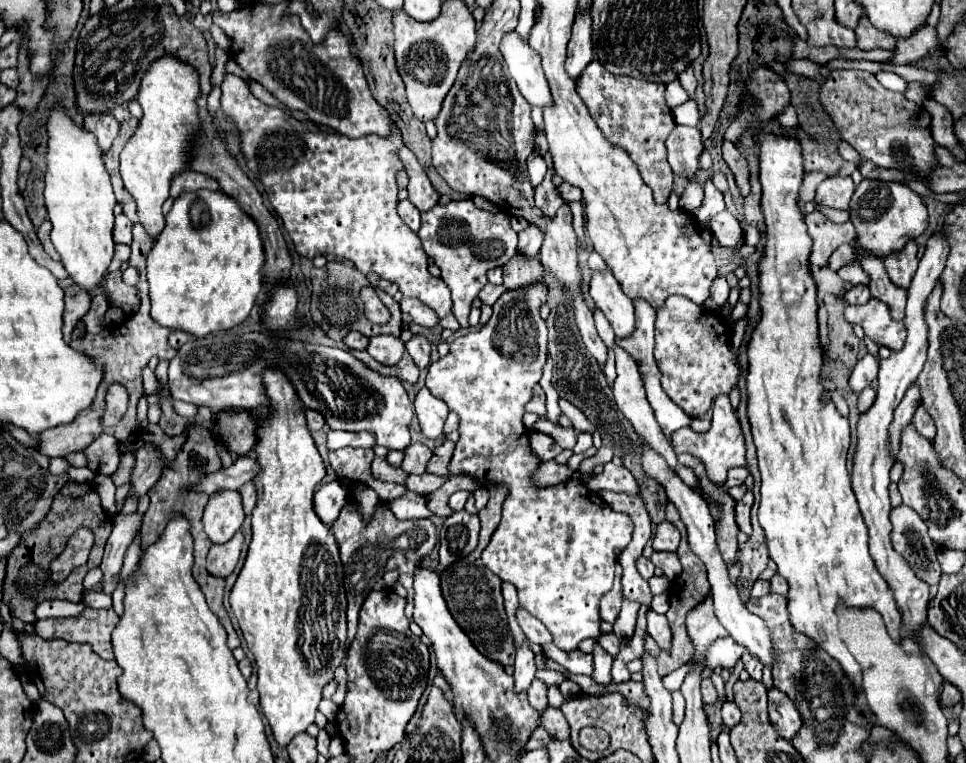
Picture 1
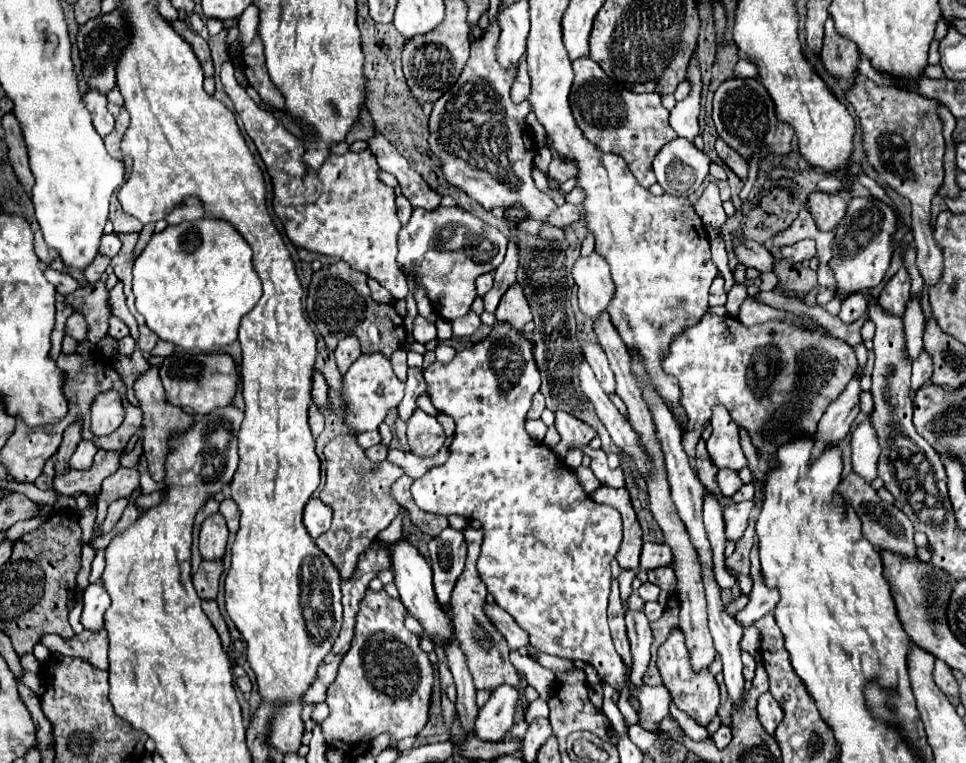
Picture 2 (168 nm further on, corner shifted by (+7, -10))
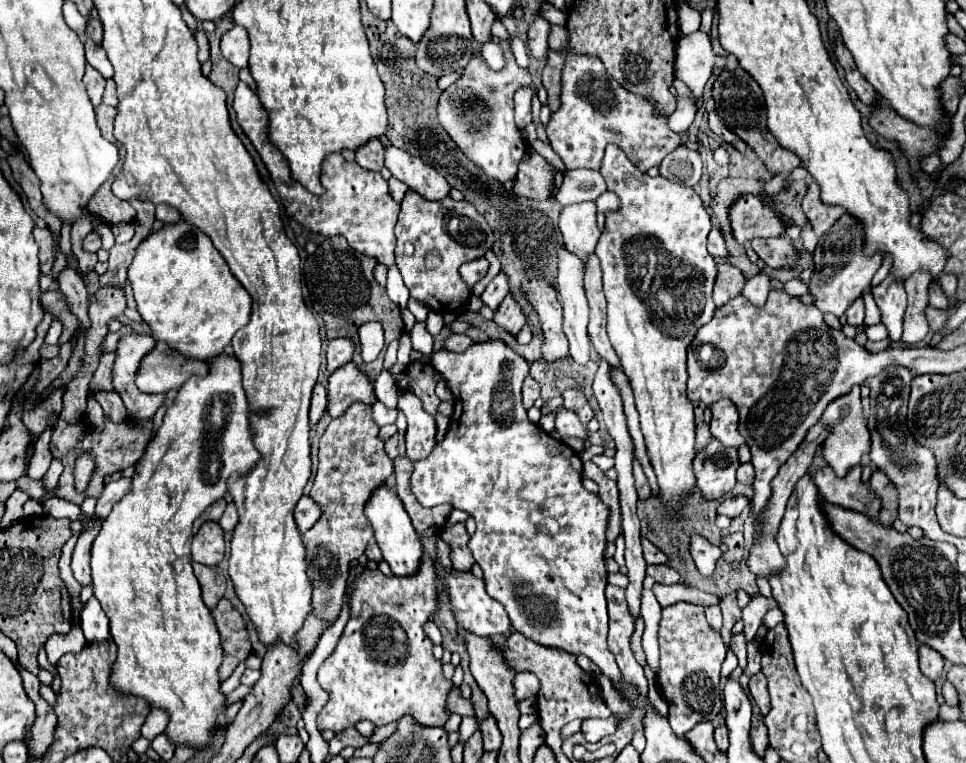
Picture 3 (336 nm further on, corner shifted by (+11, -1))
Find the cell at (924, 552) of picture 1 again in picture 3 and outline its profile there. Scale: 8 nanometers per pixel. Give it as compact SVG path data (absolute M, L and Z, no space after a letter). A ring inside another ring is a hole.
M857 465L851 467L845 477L839 477L831 467L823 467L813 475L813 483L825 501L859 511L879 523L883 501L869 489L867 483L861 481L861 471L863 465Z

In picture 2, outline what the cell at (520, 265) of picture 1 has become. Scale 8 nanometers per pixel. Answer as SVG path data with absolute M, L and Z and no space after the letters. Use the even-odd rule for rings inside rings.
M513 284L505 292L495 316L499 322L507 322L515 330L523 330L523 326L533 320L531 308L529 308L525 294L523 294L523 288L519 284Z

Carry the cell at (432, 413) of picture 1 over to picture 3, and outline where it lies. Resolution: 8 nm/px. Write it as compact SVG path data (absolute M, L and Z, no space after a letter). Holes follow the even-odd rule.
M399 391L399 405L397 405L405 417L407 417L407 457L411 461L425 459L433 447L435 447L435 435L437 425L435 417L425 413L421 407L421 401L411 391Z

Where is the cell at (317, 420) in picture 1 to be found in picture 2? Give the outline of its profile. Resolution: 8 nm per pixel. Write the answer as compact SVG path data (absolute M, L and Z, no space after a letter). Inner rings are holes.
M311 404L311 408L309 408L309 424L311 424L311 432L313 432L315 438L317 438L317 436L323 432L323 428L325 428L325 416L323 416L321 408L315 406L315 404Z

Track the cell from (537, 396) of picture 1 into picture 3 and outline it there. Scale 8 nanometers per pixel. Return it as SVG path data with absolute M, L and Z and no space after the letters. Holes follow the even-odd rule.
M533 377L525 379L525 383L523 383L523 407L525 409L533 407L533 403L539 399L539 391L541 391L541 387Z

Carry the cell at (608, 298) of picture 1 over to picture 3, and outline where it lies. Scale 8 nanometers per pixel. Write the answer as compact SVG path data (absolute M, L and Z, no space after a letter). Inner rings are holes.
M583 201L563 207L559 217L559 229L565 241L565 249L581 257L583 263L587 263L589 255L595 253L595 245L601 235L595 223L595 203Z

